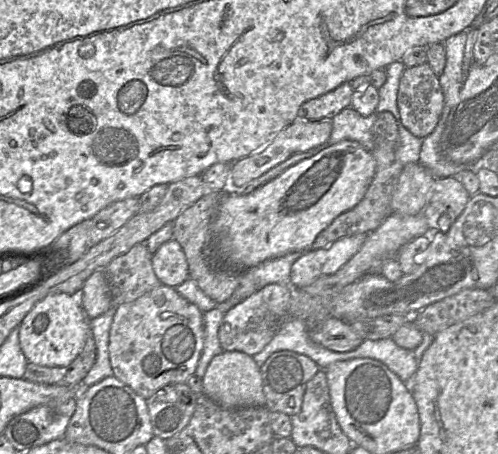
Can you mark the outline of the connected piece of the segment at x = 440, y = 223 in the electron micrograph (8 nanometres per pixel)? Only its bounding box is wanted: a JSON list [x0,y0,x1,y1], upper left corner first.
[423,177,469,232]

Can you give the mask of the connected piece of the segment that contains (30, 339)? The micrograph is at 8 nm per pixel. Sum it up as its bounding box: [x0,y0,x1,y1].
[19,294,90,367]

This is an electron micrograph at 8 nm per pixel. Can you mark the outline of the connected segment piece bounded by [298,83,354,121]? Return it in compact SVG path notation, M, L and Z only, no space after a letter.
M343 83L324 95L306 101L298 111L298 120L332 120L340 111L350 107L353 92L350 83Z

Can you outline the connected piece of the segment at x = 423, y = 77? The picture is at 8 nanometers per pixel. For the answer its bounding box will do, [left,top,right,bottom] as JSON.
[397,62,444,139]

